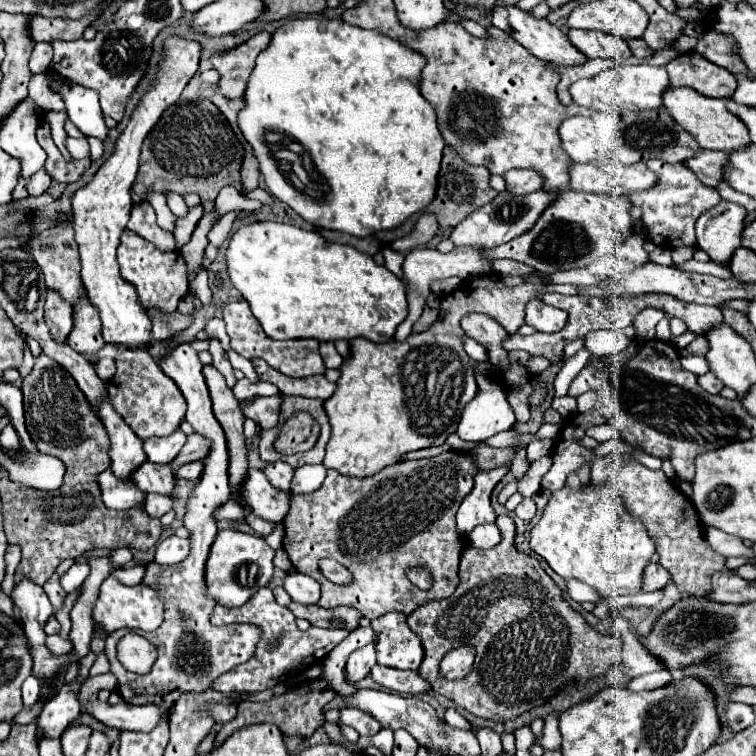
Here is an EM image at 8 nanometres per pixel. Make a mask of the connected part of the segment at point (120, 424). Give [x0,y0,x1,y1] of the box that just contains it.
[98,397,146,479]

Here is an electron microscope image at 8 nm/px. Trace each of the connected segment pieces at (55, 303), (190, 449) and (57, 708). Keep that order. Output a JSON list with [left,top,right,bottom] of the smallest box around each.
[[44,287,72,343],[170,433,210,469],[36,682,81,739]]

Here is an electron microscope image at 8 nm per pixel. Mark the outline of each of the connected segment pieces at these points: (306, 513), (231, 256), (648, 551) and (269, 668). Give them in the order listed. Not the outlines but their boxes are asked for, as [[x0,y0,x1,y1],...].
[[282,451,480,619],[226,221,408,341],[530,485,656,597],[211,587,350,693]]

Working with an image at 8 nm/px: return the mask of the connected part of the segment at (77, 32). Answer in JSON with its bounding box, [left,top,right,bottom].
[28,15,96,41]

